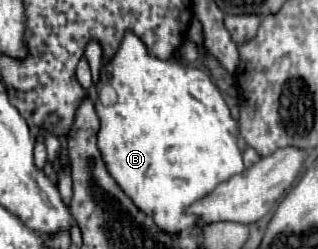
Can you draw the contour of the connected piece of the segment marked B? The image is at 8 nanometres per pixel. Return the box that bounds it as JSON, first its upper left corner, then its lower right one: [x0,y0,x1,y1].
[96,31,244,233]

